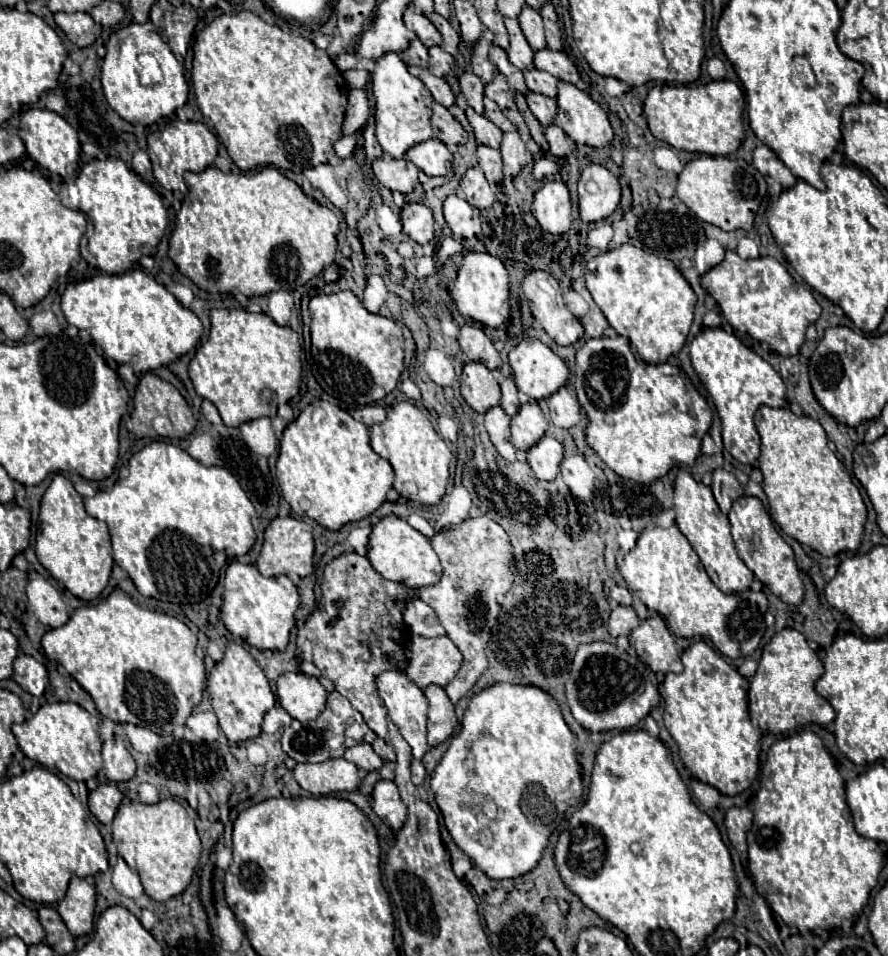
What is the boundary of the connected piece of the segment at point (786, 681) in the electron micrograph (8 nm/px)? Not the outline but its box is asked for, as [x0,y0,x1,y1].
[749,628,835,732]

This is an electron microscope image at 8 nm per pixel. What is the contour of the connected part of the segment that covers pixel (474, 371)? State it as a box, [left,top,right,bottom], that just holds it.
[461,362,501,414]

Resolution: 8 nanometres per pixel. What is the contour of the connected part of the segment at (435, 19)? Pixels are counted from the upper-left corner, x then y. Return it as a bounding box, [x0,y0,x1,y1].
[429,14,459,56]

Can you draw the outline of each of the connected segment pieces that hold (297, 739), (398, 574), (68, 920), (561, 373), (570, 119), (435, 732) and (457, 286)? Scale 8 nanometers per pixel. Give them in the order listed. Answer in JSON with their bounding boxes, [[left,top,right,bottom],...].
[[281,692,369,762],[367,518,441,588],[57,878,95,936],[509,338,569,400],[555,82,613,148],[425,686,457,746],[451,252,509,328]]

